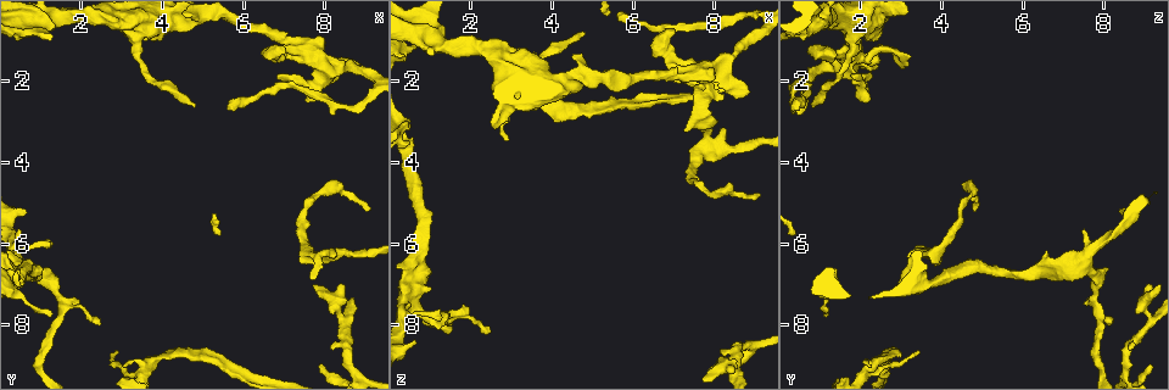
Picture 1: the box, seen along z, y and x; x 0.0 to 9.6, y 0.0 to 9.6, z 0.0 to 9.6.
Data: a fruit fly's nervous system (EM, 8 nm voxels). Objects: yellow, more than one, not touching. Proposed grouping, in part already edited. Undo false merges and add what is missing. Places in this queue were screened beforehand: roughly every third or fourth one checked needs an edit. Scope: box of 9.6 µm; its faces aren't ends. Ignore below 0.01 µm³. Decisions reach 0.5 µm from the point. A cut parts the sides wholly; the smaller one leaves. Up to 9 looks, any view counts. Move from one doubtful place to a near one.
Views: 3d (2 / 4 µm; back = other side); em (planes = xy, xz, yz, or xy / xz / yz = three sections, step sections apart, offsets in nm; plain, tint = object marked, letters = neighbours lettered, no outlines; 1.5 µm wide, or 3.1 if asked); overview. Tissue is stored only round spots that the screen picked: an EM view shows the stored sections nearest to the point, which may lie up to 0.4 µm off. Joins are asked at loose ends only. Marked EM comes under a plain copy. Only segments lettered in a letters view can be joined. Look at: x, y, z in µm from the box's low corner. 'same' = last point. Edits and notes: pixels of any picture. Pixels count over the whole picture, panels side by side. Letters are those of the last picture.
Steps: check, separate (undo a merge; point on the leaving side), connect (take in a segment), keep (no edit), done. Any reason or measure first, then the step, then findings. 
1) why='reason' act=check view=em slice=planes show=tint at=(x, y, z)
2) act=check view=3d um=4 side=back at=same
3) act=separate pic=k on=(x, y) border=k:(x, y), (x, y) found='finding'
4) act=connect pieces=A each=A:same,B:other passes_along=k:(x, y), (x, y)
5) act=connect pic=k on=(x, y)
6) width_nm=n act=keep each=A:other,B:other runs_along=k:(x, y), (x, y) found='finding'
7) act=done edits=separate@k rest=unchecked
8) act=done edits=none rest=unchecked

why='free end' act=check view=em slice=planes show=letters at=(2.85, 8.65, 3.50)

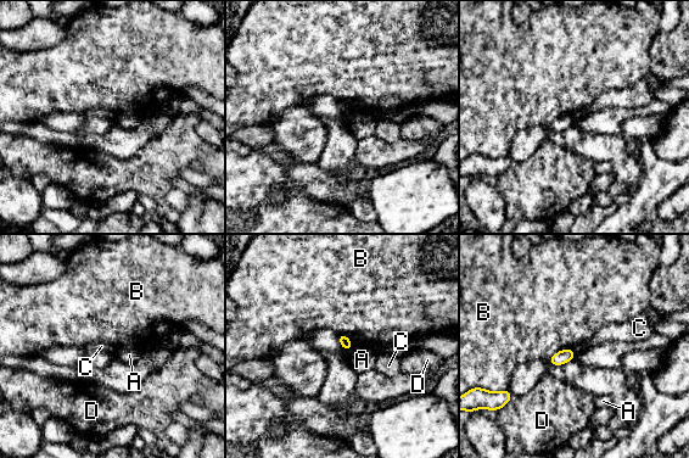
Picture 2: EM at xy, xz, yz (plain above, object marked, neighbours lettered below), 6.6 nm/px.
width_nm=70 act=keep each=A:other,B:other,C:other,D:other border=2:(341, 346), (349, 351) found='none of them fits'

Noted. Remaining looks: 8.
why='an open end' act=check view=3d um=4 side=back at=(7.30, 1.45, 3.25)

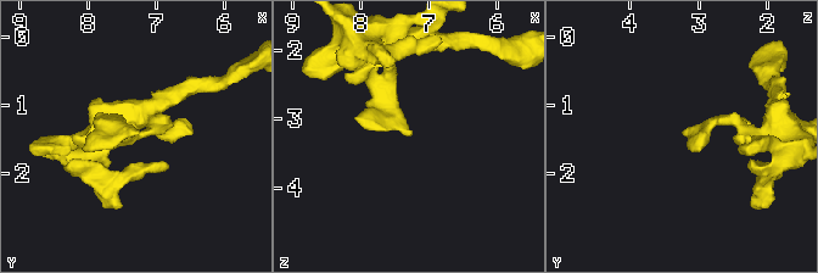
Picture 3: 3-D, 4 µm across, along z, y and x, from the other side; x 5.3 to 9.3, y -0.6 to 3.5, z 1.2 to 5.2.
why='need the tissue' act=check view=em slice=planes show=tint at=(7.25, 1.45, 3.15)

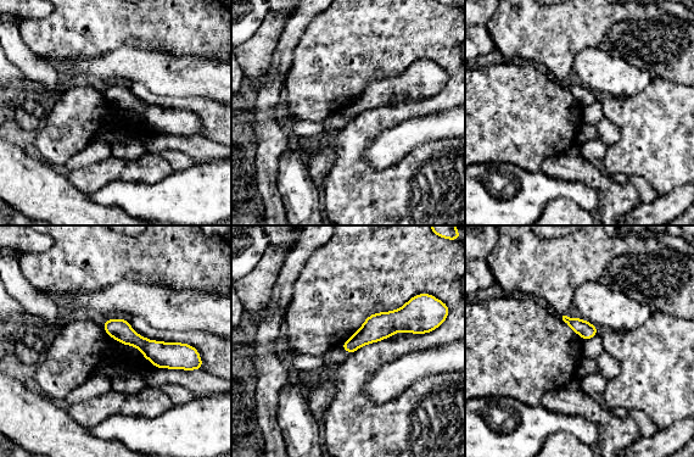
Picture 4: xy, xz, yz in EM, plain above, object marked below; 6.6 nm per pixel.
why='see the neighbours' act=check view=em slice=planes show=letters at=same

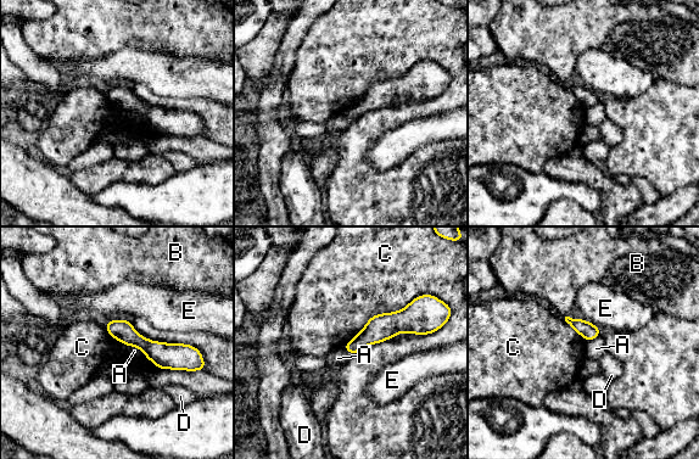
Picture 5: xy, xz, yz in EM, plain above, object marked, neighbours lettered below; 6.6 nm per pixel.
longest_contact=C:500nm act=keep each=A:other,B:other,C:other,D:other,E:other runs_along=5:(108, 325), (147, 346), (168, 365) found='none of them fits'

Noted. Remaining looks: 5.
why='branch stops here' act=check view=3d um=4 at=(6.95, 1.20, 0.80)

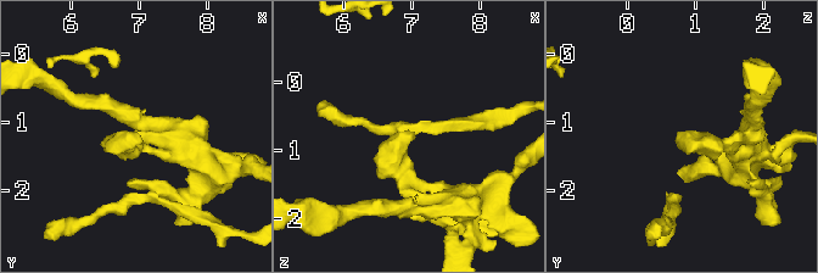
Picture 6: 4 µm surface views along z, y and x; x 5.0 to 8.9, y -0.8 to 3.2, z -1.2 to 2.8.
why='now the EM' act=check view=em slice=yz step=8 show=tint at=(7.00, 1.20, 0.85)

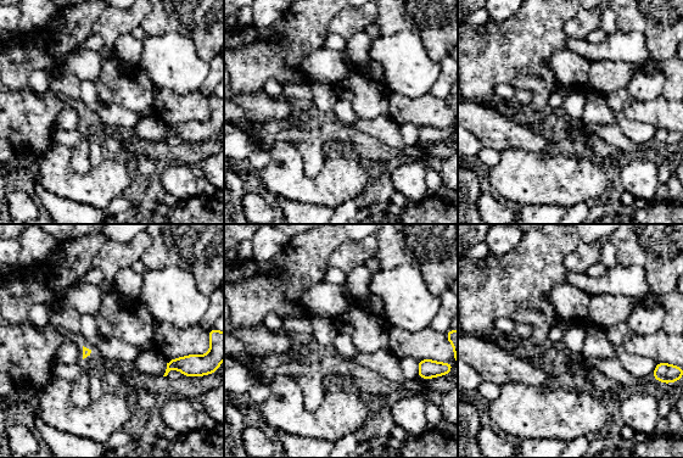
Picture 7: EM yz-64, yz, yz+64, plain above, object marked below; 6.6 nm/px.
why='another direction' act=check view=em slice=planes show=letters at=same

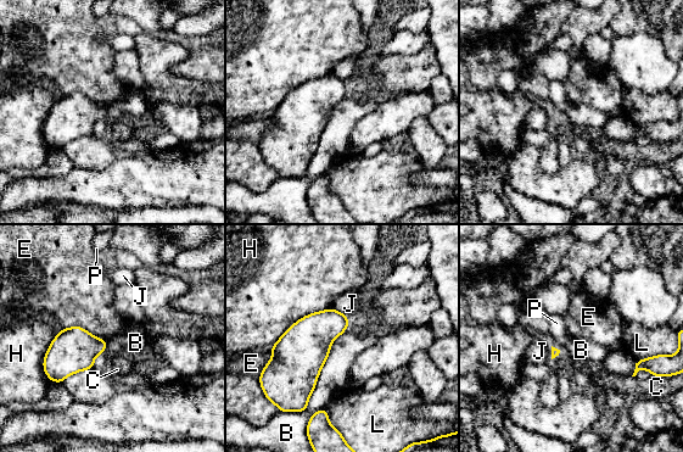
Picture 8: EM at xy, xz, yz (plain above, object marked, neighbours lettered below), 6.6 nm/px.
act=keep each=B:other,C:other,E:other,H:other,J:other,L:other,P:other border=8:(552, 345), (563, 349) found='no lettered segment goes on from it'

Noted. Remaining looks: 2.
why='tapers out' act=check view=em slice=planes show=letters at=(9.10, 5.10, 4.80)

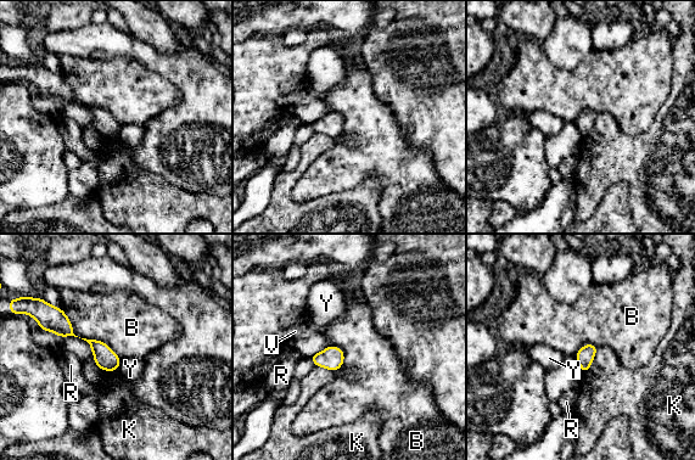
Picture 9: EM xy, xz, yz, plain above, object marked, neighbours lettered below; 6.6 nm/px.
width_nm=120 longest_contact=B:500nm act=keep each=B:other,K:other,R:other,V:other,Y:other found='no lettered segment goes on from it'

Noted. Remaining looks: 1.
act=done edits=none rest=unchecked

